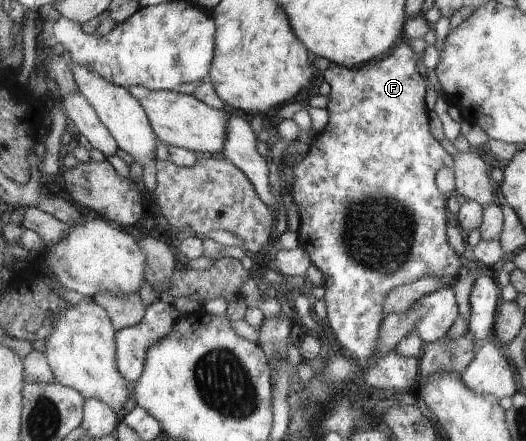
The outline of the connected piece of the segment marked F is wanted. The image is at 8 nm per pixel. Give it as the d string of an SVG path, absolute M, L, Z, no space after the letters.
M402 39L395 48L381 59L369 62L361 67L344 68L338 65L325 71L326 80L331 85L331 94L329 94L329 122L327 126L313 137L308 145L307 155L301 162L297 162L291 168L293 170L292 196L295 204L299 207L299 229L297 230L299 246L309 254L311 263L316 266L325 277L325 306L327 306L327 320L329 326L333 329L335 338L339 344L354 360L361 364L365 370L361 377L367 386L379 390L390 390L392 393L413 393L417 388L419 376L418 360L415 358L403 358L395 350L389 352L383 358L377 358L377 340L379 340L379 328L383 322L383 302L389 290L394 287L409 285L421 278L431 277L456 277L463 271L463 256L457 253L450 246L446 236L447 223L450 218L448 210L447 197L443 196L436 185L436 174L445 166L453 165L451 157L441 146L440 142L433 138L430 131L430 110L426 106L425 96L427 94L427 79L421 76L417 68L417 57L411 46Z

